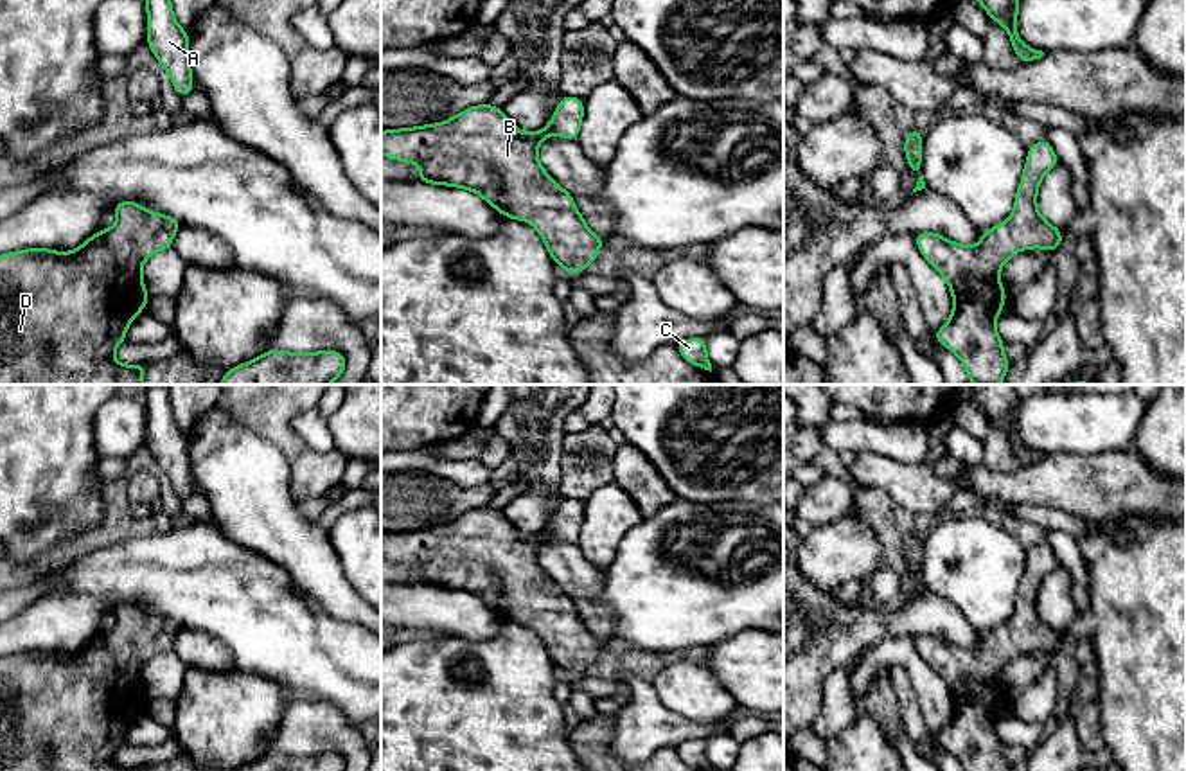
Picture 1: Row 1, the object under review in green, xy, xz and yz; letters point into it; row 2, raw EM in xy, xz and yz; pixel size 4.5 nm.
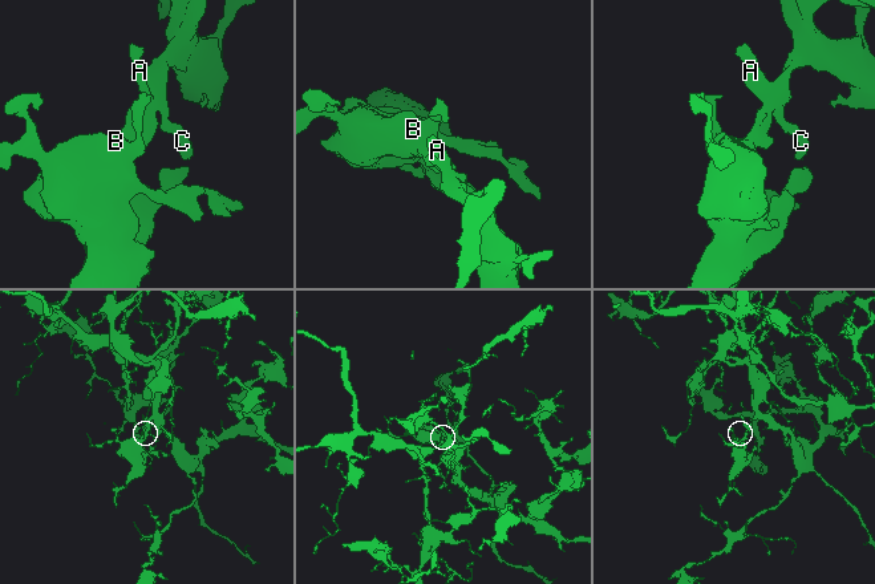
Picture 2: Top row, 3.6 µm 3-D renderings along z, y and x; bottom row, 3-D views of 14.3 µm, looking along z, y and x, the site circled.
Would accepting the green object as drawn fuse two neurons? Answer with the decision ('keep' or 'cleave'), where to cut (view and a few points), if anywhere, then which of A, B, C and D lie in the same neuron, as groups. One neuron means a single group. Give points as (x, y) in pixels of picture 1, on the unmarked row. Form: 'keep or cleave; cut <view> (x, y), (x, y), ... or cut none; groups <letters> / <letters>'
keep; cut none; groups A B C D

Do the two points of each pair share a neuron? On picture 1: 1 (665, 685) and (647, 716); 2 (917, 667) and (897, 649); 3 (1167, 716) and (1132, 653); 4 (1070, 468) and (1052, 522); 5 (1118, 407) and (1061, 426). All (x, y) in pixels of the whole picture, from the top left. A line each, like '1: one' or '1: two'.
1: two
2: one
3: one
4: two
5: one

